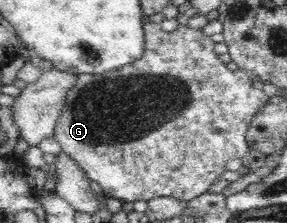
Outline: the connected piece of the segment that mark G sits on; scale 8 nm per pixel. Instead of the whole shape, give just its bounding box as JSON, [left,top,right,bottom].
[54,17,269,203]

